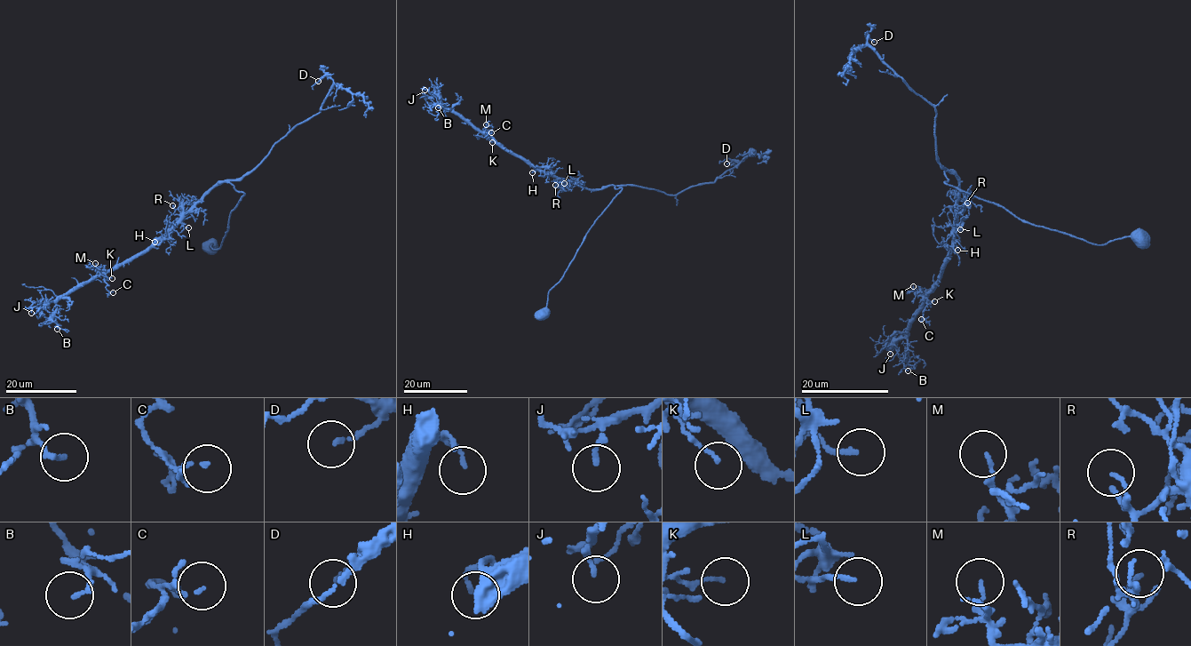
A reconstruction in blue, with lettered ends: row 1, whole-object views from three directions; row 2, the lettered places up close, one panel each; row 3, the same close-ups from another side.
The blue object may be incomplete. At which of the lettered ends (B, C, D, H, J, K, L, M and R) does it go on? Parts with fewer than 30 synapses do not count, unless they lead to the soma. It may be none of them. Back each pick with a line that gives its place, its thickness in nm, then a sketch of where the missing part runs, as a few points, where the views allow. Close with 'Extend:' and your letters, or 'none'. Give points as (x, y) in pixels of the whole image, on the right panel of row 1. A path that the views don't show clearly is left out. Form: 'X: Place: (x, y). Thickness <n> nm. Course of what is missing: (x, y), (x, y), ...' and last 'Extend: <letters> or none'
C: Place: (921, 319). Thickness 80 nm. Course of what is missing: (921, 319), (907, 323), (895, 313), (882, 314)
Extend: C

